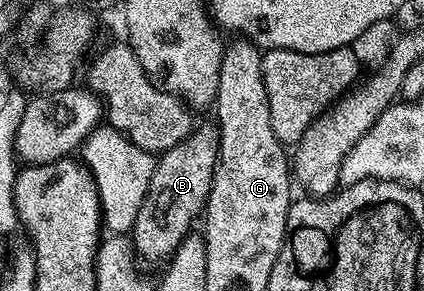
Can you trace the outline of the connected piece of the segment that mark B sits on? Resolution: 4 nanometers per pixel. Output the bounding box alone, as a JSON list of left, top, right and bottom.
[131,124,221,262]

